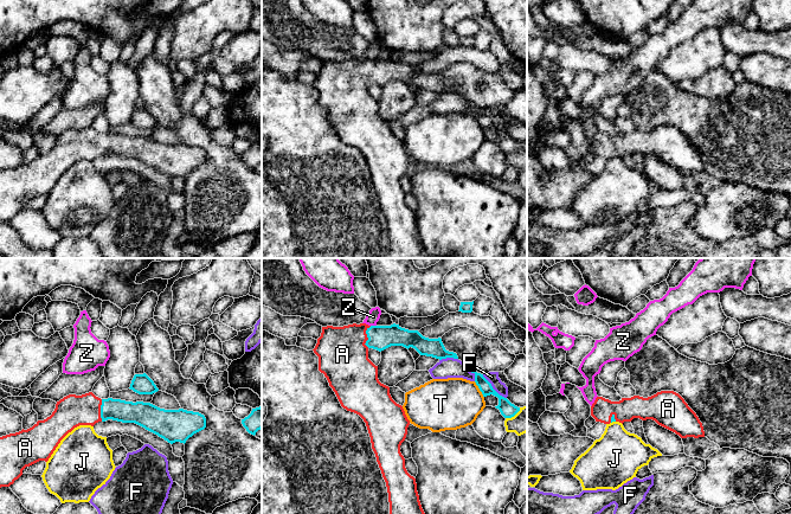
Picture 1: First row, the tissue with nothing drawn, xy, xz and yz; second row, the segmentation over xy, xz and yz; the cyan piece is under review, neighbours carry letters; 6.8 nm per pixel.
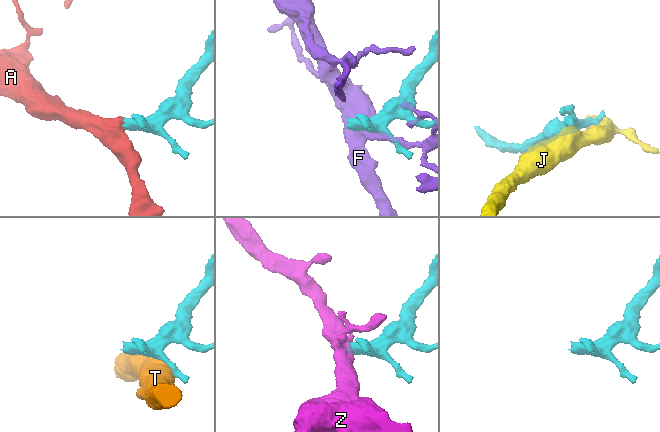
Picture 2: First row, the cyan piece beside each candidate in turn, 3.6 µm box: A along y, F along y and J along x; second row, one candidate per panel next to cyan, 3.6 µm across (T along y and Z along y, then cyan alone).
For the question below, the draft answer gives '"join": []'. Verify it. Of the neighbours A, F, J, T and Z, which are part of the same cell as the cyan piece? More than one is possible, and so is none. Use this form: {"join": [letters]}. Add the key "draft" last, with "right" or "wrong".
{"join": ["A"], "draft": "wrong"}

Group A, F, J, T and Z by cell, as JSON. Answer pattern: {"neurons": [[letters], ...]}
{"neurons": [["A"], ["F"], ["J"], ["T"], ["Z"]]}

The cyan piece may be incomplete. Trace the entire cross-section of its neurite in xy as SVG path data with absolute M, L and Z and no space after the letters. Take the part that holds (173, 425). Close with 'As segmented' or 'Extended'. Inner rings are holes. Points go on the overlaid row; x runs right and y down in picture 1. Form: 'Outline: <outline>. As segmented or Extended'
Outline: M92 392L69 394L57 401L50 417L32 428L0 437L0 488L9 487L22 470L39 461L47 462L60 441L79 425L94 426L108 419L135 423L168 443L186 443L206 428L199 412L160 409L150 403L101 399Z. Extended

